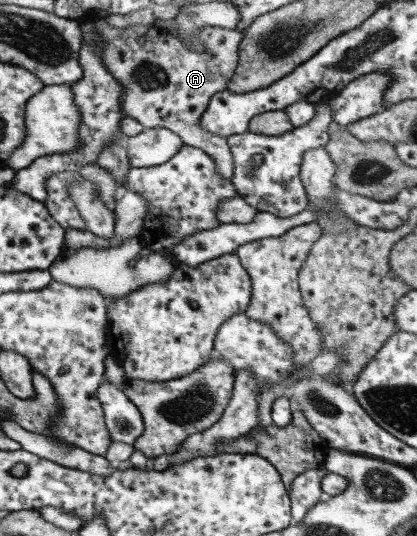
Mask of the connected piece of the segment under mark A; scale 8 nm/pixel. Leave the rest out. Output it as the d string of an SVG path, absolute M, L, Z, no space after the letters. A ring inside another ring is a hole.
M100 19L96 21L92 21L95 24L95 29L97 33L103 38L103 52L101 52L101 59L103 63L107 66L107 69L111 72L112 76L115 76L115 79L122 84L125 92L123 92L123 96L121 96L121 107L123 108L124 114L126 116L133 118L138 121L144 128L158 128L164 127L169 128L172 132L175 132L180 136L184 145L192 146L194 148L200 148L206 154L209 154L213 157L213 161L215 162L215 168L217 169L217 173L220 176L223 176L226 180L232 180L234 174L234 159L230 150L230 147L227 143L227 138L218 136L217 134L212 134L205 130L205 128L201 127L201 116L205 113L206 107L210 102L210 99L217 93L222 92L227 89L227 82L230 77L233 76L235 68L238 64L239 59L239 48L240 43L243 39L243 33L240 30L236 29L226 29L222 27L215 26L205 26L199 30L199 41L203 44L202 51L195 51L194 49L188 48L180 39L176 38L174 35L170 35L167 32L161 32L154 25L149 25L142 29L138 25L127 26L126 28L118 28L114 26L112 19Z

